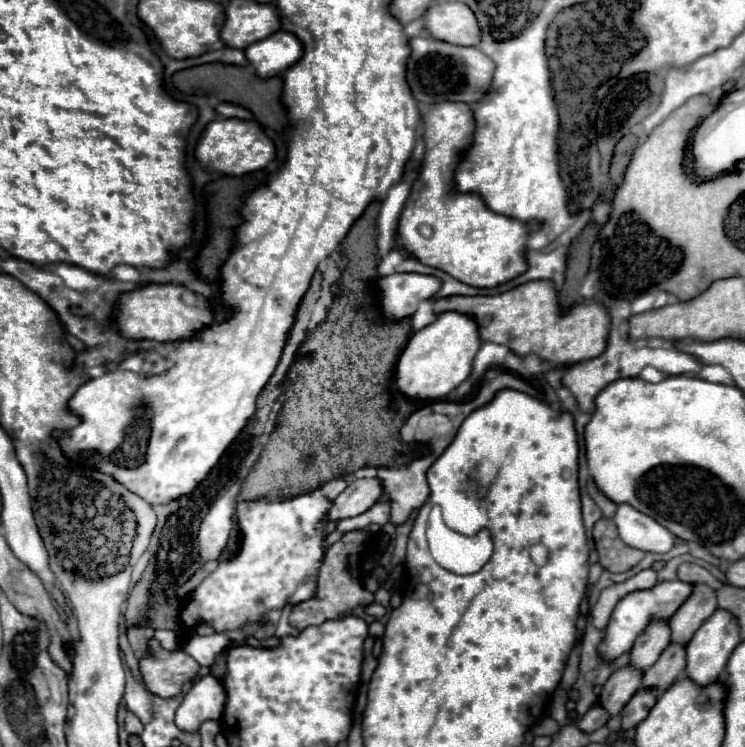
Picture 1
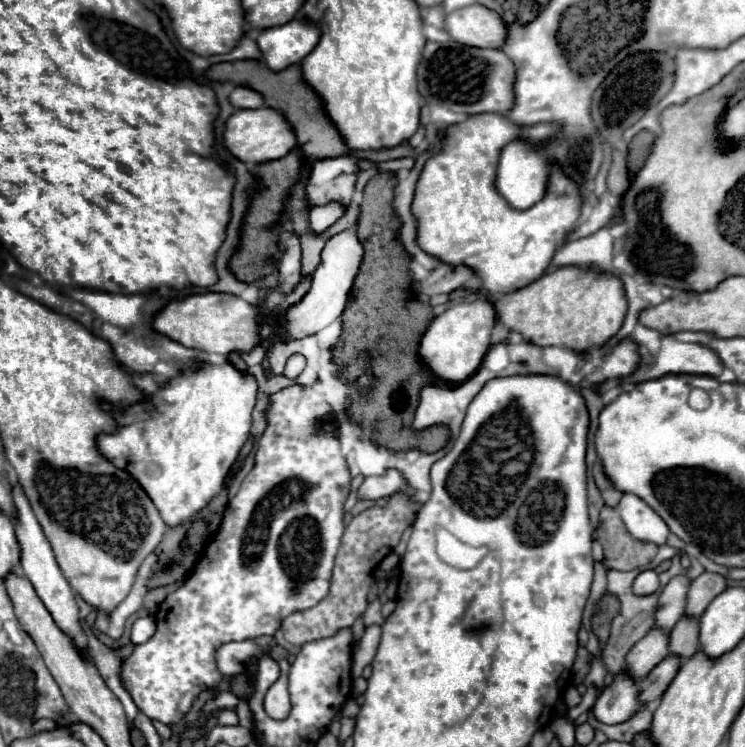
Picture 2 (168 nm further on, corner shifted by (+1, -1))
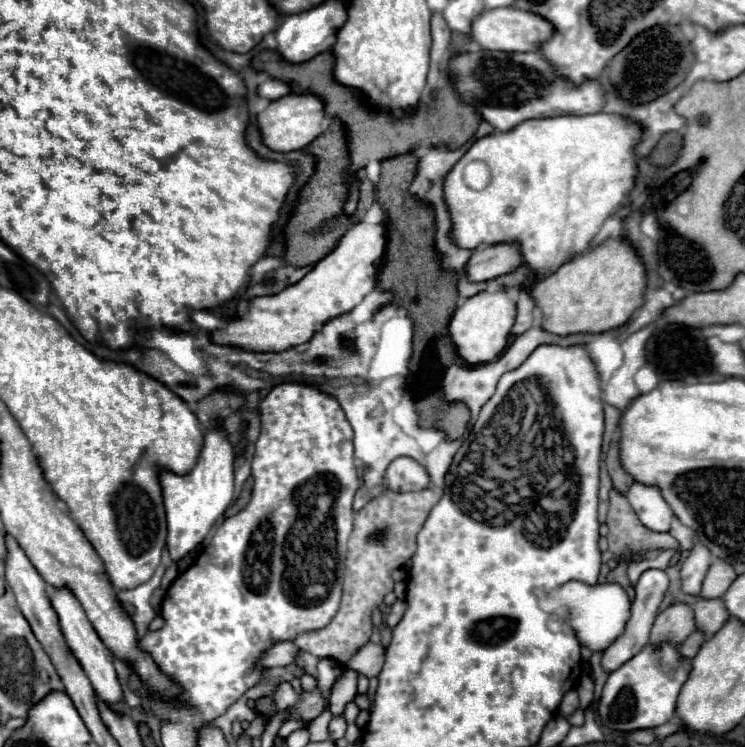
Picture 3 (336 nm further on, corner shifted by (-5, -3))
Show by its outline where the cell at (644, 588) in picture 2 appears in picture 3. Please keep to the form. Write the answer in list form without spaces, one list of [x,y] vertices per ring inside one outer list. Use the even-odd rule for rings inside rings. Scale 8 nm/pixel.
[[[646,570],[640,576],[640,580],[636,584],[636,598],[632,602],[632,616],[630,616],[624,632],[614,640],[614,644],[610,648],[604,650],[604,658],[602,658],[604,670],[612,672],[612,670],[620,668],[624,662],[628,662],[632,656],[636,656],[648,644],[648,634],[650,634],[650,628],[652,628],[654,618],[658,614],[658,606],[664,598],[666,588],[668,588],[668,576],[664,570]]]

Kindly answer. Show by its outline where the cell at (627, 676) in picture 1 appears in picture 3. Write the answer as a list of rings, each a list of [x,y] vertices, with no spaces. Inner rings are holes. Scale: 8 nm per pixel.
[[[674,604],[660,612],[656,616],[656,622],[650,632],[650,644],[670,644],[670,646],[680,646],[692,632],[696,630],[694,626],[694,612],[686,604]]]

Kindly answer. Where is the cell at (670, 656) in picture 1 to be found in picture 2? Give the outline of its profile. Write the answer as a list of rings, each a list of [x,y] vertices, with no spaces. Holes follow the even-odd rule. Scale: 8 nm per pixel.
[[[680,618],[670,632],[670,654],[690,658],[700,648],[698,618]]]

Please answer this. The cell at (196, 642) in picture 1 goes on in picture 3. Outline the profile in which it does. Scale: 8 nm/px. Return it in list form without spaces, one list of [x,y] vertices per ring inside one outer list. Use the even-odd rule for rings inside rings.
[[[278,642],[272,648],[268,648],[266,652],[260,654],[258,664],[262,668],[272,668],[272,666],[288,666],[296,660],[298,648],[294,642]]]

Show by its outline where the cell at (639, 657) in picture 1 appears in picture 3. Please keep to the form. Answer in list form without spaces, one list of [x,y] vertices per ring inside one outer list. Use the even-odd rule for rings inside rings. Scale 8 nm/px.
[[[696,544],[690,550],[690,556],[686,558],[686,562],[682,564],[682,570],[680,570],[682,590],[686,594],[698,596],[698,592],[702,588],[702,580],[704,580],[708,568],[710,568],[708,558],[710,558],[710,552],[704,546],[700,546],[700,544]]]

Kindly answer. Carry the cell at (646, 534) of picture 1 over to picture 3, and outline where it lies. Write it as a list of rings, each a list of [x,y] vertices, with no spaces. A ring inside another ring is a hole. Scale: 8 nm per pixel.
[[[634,482],[626,498],[646,528],[650,528],[652,532],[670,532],[670,522],[674,514],[656,486]]]

